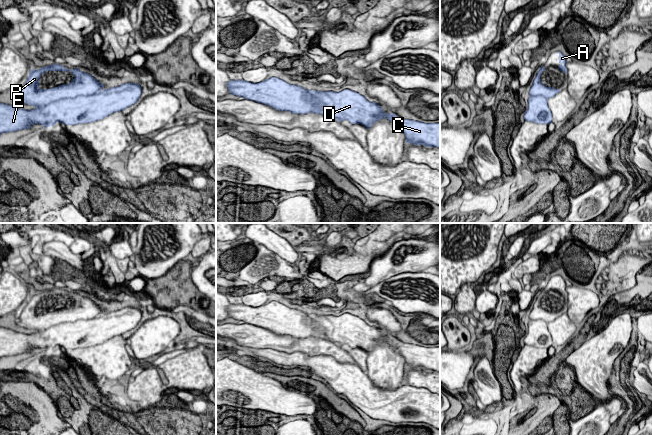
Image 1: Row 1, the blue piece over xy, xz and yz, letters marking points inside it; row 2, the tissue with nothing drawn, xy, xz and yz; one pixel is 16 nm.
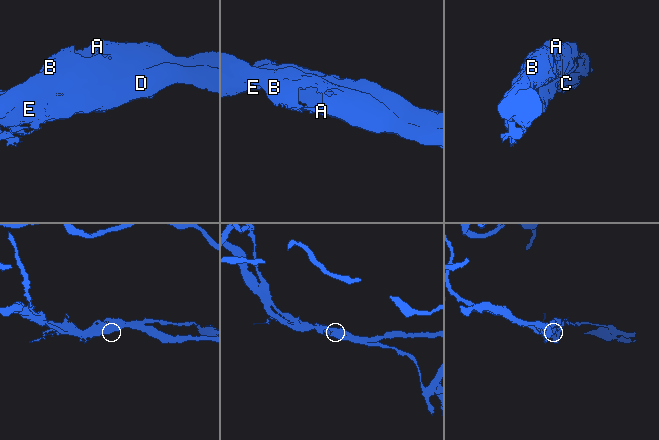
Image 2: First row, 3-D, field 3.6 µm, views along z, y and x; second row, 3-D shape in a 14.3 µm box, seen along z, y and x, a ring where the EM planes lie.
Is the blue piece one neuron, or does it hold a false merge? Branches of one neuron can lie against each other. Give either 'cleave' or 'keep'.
keep

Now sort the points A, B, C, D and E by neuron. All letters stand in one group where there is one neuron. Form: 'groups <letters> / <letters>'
groups A B C D E

